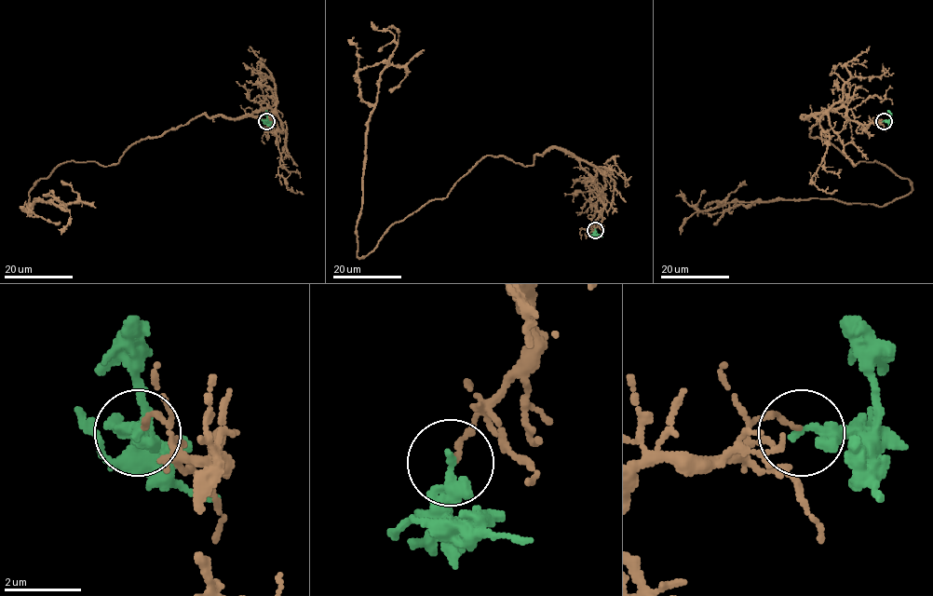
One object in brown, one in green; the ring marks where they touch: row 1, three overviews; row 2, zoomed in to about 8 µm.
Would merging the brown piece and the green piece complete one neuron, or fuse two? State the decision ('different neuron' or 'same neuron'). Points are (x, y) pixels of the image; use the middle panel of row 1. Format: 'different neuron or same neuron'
different neuron

